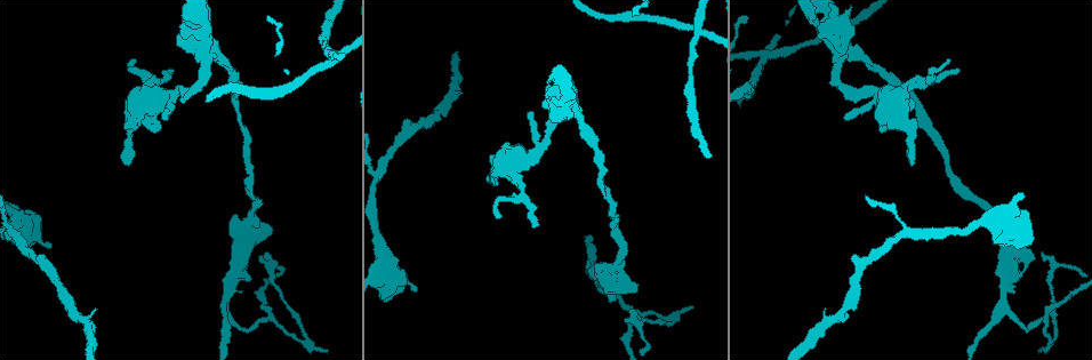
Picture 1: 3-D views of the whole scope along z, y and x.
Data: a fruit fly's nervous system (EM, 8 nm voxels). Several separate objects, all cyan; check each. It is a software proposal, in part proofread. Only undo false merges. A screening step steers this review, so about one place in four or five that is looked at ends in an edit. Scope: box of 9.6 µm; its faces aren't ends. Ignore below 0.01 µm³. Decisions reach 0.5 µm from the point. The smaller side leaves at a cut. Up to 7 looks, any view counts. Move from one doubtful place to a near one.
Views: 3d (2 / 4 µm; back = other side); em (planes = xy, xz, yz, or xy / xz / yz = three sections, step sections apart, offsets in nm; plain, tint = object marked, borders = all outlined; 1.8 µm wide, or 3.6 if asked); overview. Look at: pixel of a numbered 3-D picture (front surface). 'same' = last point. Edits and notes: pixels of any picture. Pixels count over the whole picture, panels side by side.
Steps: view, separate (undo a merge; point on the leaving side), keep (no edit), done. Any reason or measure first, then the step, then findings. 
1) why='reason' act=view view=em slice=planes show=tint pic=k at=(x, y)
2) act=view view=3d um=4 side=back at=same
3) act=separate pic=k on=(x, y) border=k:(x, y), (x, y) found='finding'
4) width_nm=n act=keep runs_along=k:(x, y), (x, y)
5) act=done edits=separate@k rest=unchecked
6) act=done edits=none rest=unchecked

act=view view=3d um=2 pic=1 at=(240, 273)

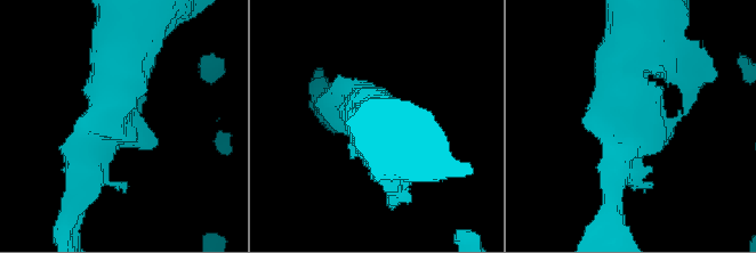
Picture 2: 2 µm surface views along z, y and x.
why='now the EM' act=view view=em slice=yz step=8 show=tint pic=2 at=(632, 118)

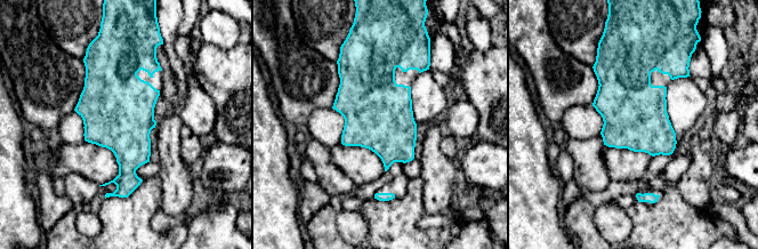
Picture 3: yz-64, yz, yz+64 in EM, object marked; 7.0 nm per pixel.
act=keep found='one neuron here'

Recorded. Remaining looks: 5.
why='abrupt turn' act=view view=em slice=xy step=4 show=tint pic=1 at=(525, 197)

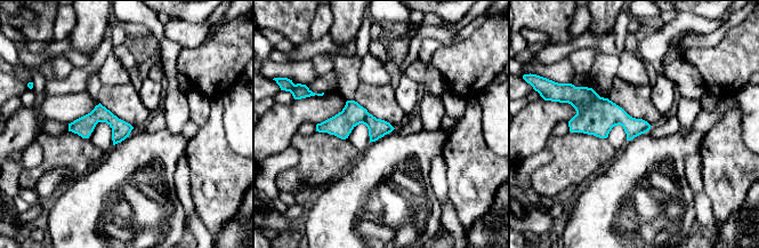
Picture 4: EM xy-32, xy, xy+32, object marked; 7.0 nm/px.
why='cut it another way' act=view view=em slice=planes show=tint at=same

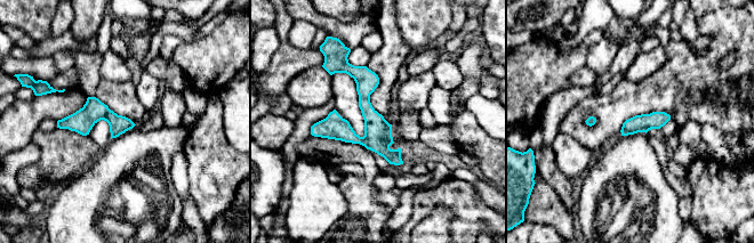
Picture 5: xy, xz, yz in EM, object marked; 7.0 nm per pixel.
act=keep runs_along=5:(343, 66), (365, 83), (378, 140), (399, 161) found='continuous, no second neuron'

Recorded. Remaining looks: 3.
why='abrupt turn' act=view view=3d um=4 side=back pic=1 at=(205, 54)

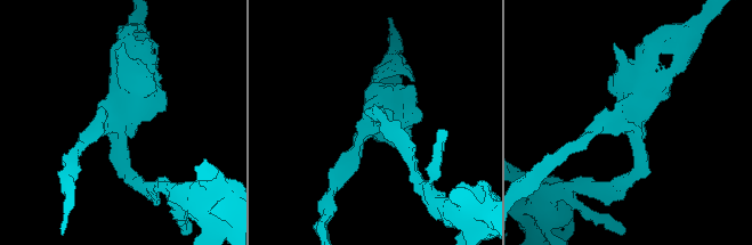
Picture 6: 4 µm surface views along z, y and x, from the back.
arms=4 act=view view=em slice=planes show=tint pic=6 at=(630, 125)

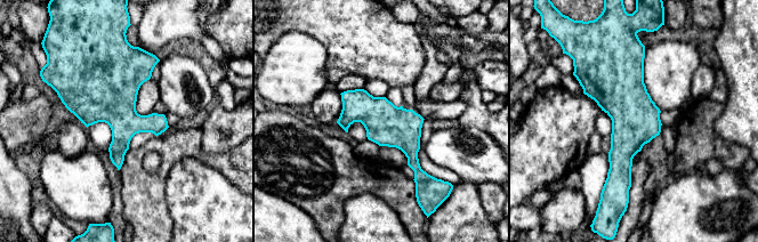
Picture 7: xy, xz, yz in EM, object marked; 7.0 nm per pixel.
width_nm=300 act=keep runs_along=7:(344, 95), (411, 151), (420, 178) found='continuous, no second neuron'

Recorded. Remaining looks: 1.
act=done edits=none rest=unchecked

